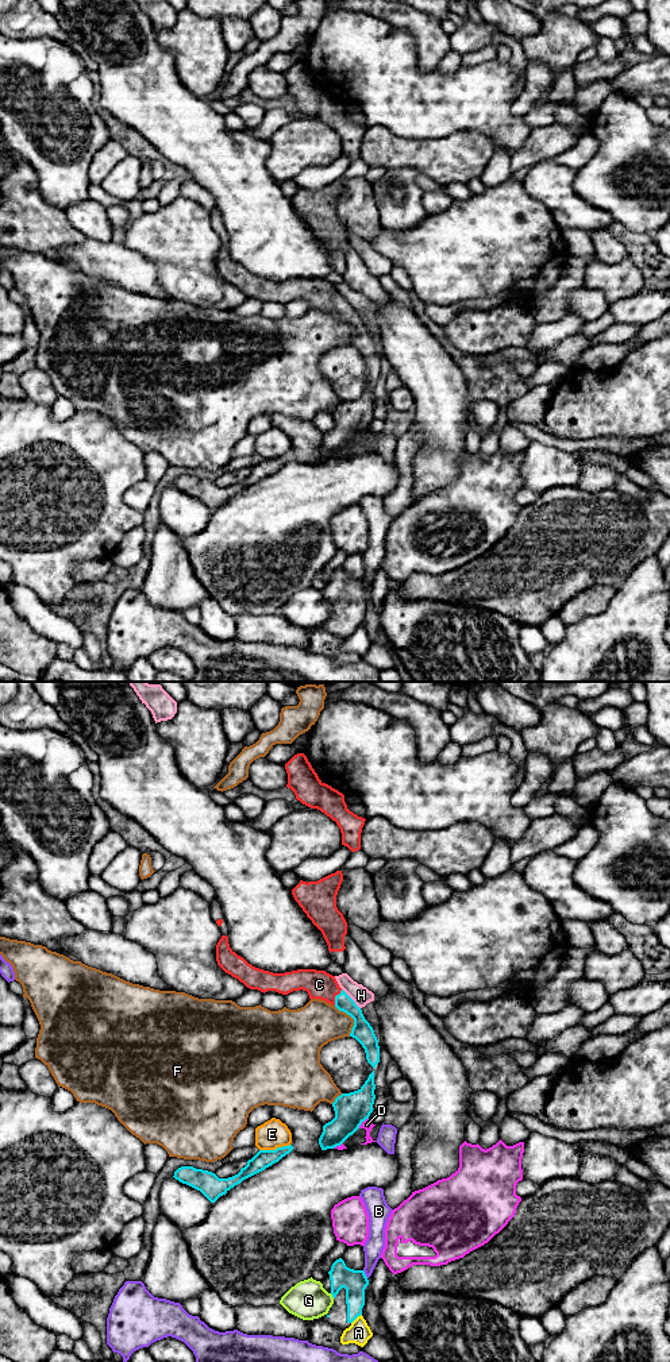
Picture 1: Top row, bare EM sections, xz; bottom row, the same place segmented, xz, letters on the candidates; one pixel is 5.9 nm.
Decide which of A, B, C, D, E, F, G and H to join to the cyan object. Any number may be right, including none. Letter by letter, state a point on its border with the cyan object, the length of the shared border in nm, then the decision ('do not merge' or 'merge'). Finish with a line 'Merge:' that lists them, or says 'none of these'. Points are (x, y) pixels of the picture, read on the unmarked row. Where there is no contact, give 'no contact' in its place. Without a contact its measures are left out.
A: contact xz (355, 627); length 90 nm; do not merge
B: contact xz (365, 583); length 60 nm; do not merge
C: contact xz (335, 307); length 110 nm; merge
D: contact xz (361, 432); length 90 nm; do not merge
E: contact xz (276, 458); length 190 nm; do not merge
F: contact xz (351, 325); length 200 nm; do not merge
G: contact xz (332, 605); length 40 nm; do not merge
H: contact xz (351, 308); length 170 nm; do not merge
Merge: C

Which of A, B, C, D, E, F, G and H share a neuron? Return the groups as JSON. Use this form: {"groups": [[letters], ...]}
{"groups": [["A"], ["B"], ["C"], ["D"], ["E"], ["F"], ["G"], ["H"]]}

